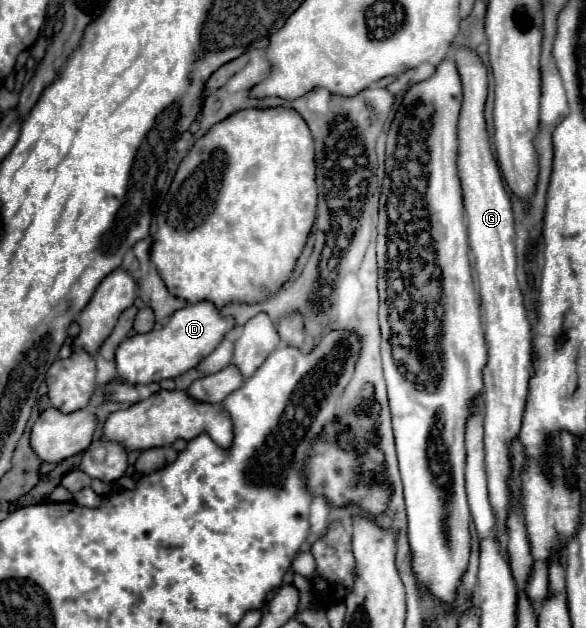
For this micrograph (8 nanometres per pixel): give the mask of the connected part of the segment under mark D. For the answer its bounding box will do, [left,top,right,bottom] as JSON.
[116,301,234,385]

